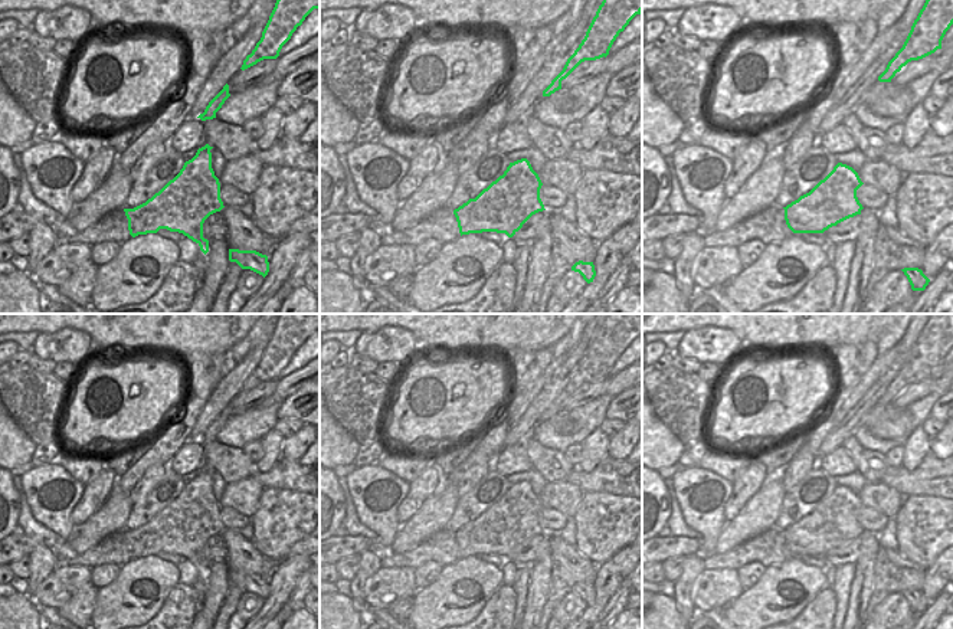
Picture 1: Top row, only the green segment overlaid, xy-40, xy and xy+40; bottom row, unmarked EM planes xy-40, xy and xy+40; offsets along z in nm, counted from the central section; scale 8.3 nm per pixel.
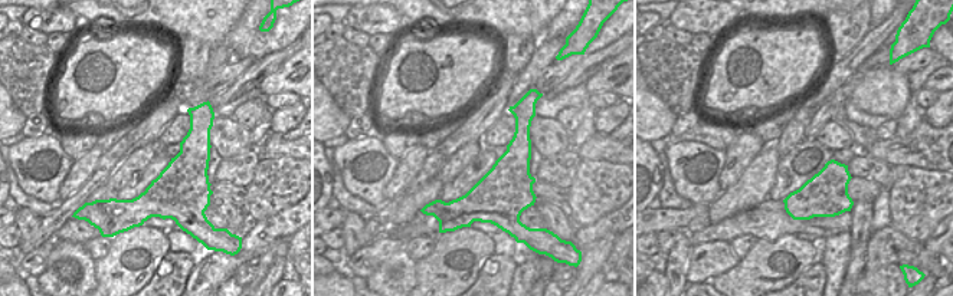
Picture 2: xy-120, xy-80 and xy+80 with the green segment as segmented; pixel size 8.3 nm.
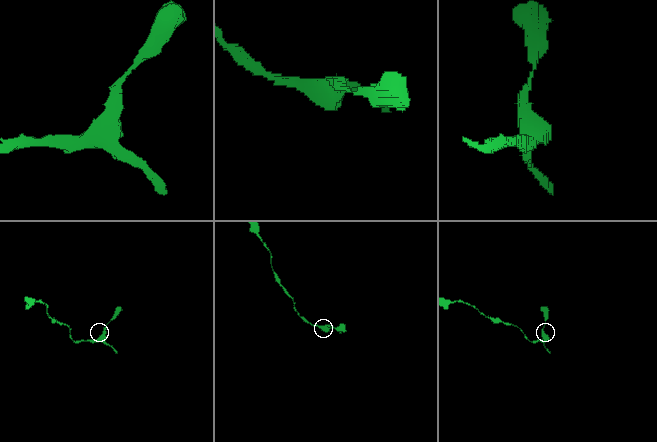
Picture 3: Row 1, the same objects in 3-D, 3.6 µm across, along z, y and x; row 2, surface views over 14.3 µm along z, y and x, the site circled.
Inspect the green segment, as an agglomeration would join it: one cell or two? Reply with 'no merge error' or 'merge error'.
no merge error

